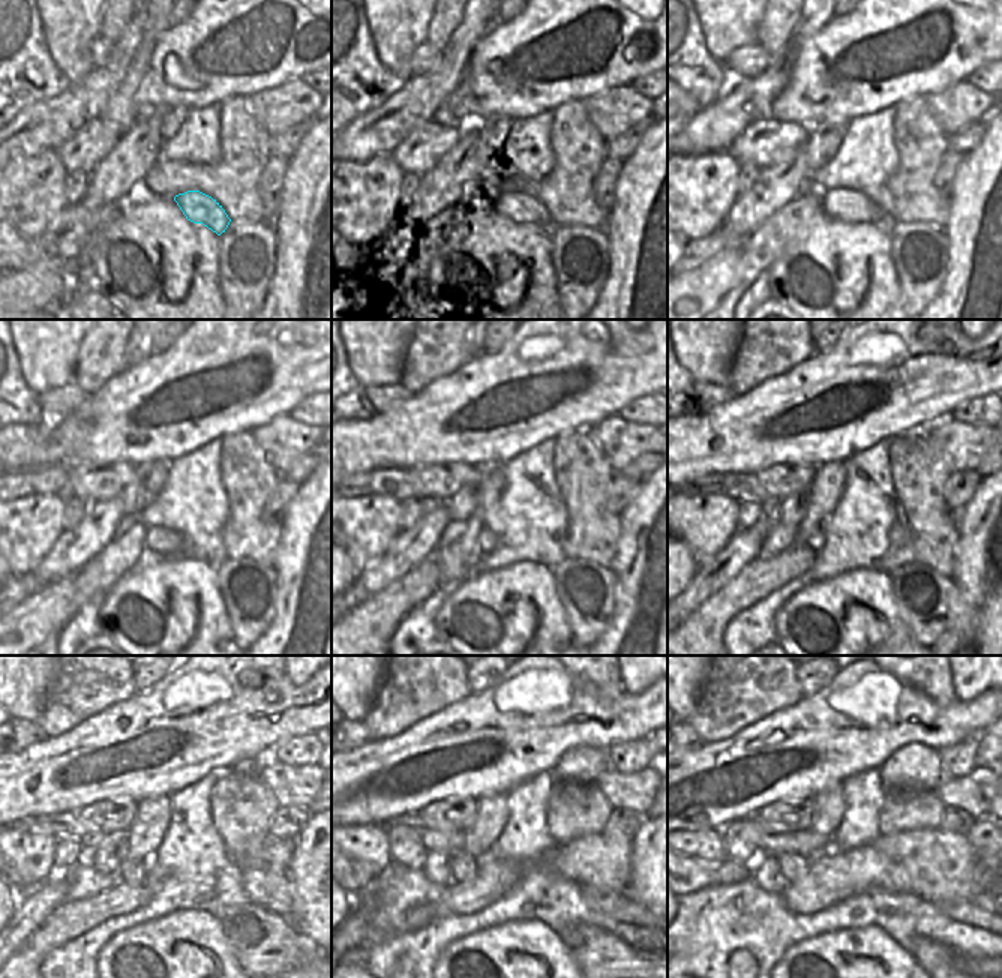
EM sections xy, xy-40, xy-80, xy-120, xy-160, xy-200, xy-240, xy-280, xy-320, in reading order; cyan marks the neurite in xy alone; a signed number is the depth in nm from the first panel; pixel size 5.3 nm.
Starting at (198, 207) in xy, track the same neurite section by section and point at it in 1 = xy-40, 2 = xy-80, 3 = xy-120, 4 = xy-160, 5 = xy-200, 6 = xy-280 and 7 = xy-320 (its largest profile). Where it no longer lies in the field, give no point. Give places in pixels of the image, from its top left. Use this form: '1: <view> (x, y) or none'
1: xy-40 (521, 207)
2: xy-80 (840, 204)
3: xy-120 (162, 542)
4: xy-160 (486, 539)
5: xy-200 (816, 542)
6: xy-280 (462, 866)
7: xy-320 (794, 867)

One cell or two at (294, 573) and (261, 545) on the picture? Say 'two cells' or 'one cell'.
two cells

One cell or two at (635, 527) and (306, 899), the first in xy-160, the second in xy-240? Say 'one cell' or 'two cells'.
one cell

